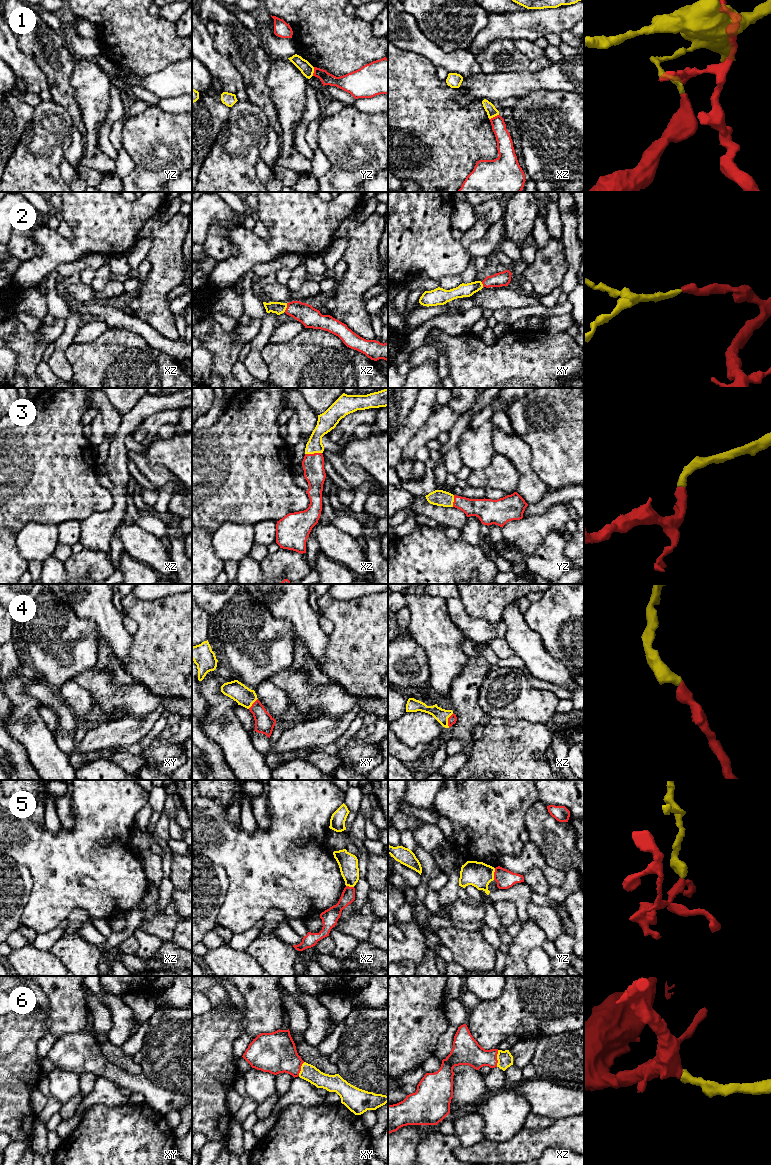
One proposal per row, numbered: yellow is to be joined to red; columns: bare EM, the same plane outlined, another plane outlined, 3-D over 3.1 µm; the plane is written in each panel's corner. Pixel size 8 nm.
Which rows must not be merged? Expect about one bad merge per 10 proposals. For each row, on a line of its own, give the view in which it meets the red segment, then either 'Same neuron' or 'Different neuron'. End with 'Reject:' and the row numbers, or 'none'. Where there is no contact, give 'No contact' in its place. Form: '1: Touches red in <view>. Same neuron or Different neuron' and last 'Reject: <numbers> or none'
1: Touches red in xz. Different neuron
2: Touches red in xz. Same neuron
3: Touches red in xz. Same neuron
4: Touches red in xz. Same neuron
5: Touches red in yz. Different neuron
6: Touches red in xz. Same neuron
Reject: 1, 5

